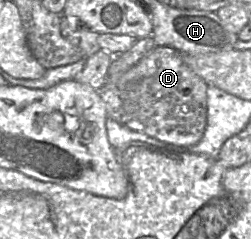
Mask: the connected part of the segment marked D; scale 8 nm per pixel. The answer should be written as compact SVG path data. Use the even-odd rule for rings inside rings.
M157 45L125 72L116 85L106 82L98 91L106 106L107 118L160 141L177 146L190 146L198 143L205 131L207 88L205 81L185 64L181 52L169 46Z

